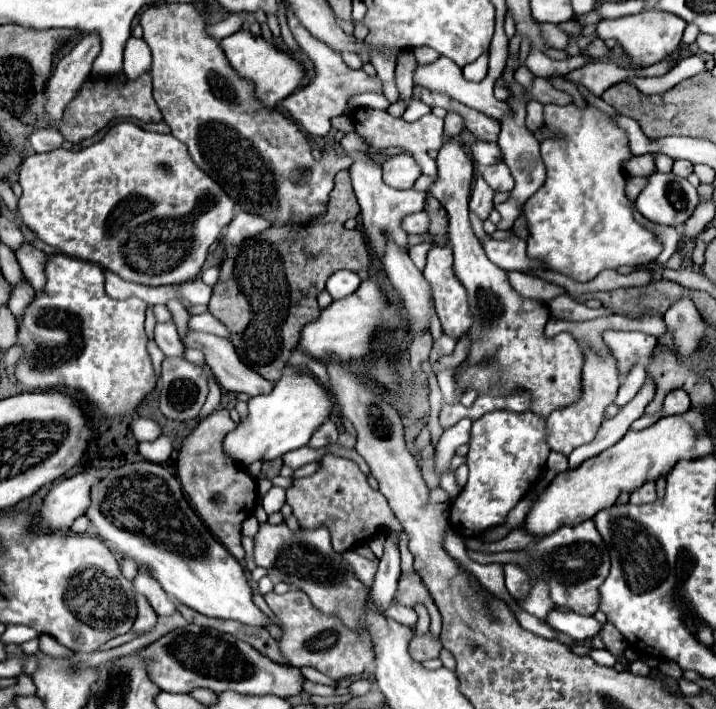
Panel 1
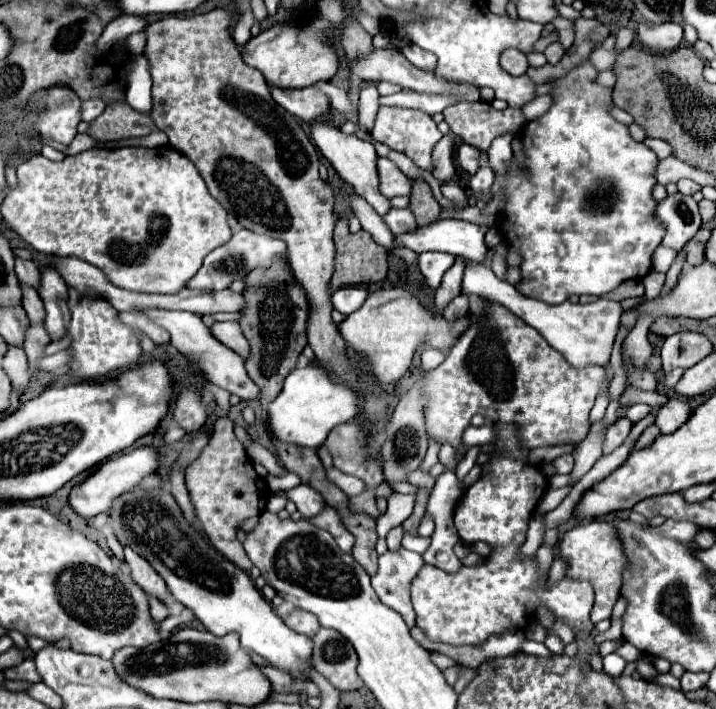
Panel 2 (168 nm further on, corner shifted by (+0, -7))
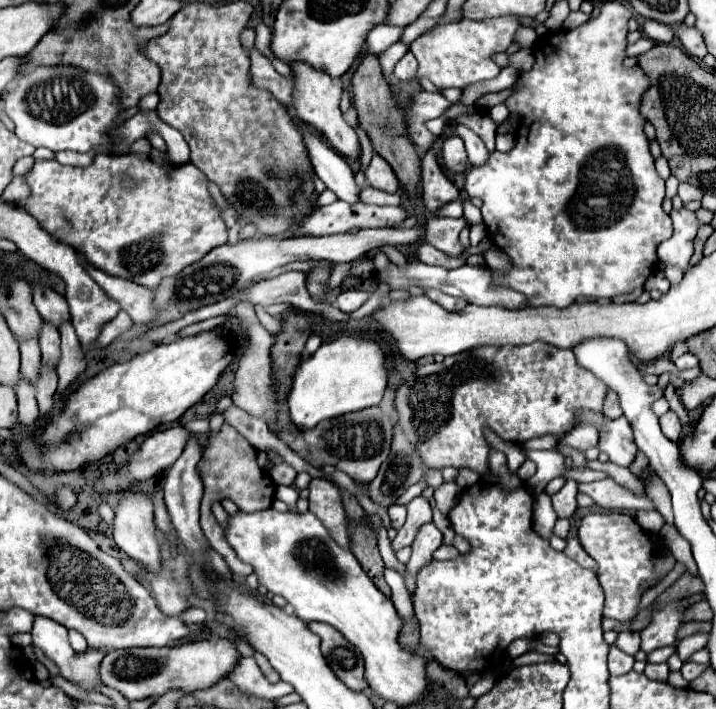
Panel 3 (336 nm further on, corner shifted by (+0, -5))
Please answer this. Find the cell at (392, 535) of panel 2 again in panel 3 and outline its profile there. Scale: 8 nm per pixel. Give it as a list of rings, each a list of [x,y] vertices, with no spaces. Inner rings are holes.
[[[392,505],[388,509],[388,515],[390,515],[390,523],[394,529],[400,529],[406,521],[406,507],[404,505]]]

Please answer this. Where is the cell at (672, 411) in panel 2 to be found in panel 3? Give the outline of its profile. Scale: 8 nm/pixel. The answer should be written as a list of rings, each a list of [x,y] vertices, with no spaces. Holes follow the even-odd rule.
[[[668,411],[666,415],[660,417],[660,427],[662,427],[662,433],[670,439],[670,441],[678,441],[680,439],[680,433],[682,433],[682,423],[678,419],[678,415],[674,411]]]

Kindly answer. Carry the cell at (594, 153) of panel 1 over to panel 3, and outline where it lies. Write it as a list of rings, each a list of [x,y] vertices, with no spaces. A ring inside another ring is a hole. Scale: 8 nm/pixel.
[[[606,3],[596,19],[586,21],[584,25],[580,25],[576,29],[570,29],[570,31],[558,31],[558,35],[554,35],[554,33],[542,35],[534,43],[536,47],[532,47],[532,53],[536,57],[534,67],[528,73],[520,75],[518,89],[506,99],[506,105],[508,105],[510,113],[520,115],[518,125],[528,125],[528,127],[518,127],[516,129],[516,147],[512,151],[508,151],[508,153],[494,151],[484,167],[470,167],[468,169],[466,185],[464,185],[466,193],[470,195],[470,199],[472,197],[482,199],[482,219],[488,227],[488,237],[514,263],[514,267],[508,275],[504,275],[504,277],[500,277],[500,273],[494,273],[494,275],[496,275],[498,283],[504,283],[506,287],[524,293],[530,307],[550,305],[550,307],[564,309],[564,307],[572,305],[576,301],[576,297],[610,299],[614,295],[630,293],[638,287],[644,287],[648,275],[654,271],[654,267],[658,263],[658,257],[656,257],[658,243],[662,243],[664,239],[668,239],[672,235],[672,219],[662,209],[664,179],[654,169],[654,157],[648,149],[648,139],[642,131],[644,117],[640,115],[638,105],[636,105],[636,99],[642,99],[642,93],[648,89],[650,79],[646,77],[646,73],[638,65],[634,65],[630,69],[626,69],[622,65],[624,49],[626,49],[626,43],[628,43],[626,41],[626,33],[628,33],[626,25],[628,25],[630,17],[632,17],[632,13],[624,5]]]

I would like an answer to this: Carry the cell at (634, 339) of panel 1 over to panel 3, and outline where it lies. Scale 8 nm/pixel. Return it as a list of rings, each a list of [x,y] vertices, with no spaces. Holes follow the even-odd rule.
[[[568,479],[564,487],[552,495],[552,505],[558,517],[570,517],[576,511],[576,495],[578,495],[578,483],[574,479]]]

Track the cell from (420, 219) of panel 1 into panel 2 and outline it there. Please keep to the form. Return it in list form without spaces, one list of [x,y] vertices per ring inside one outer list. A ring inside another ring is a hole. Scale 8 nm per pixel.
[[[390,209],[384,217],[384,223],[390,227],[390,231],[394,235],[400,235],[400,233],[408,233],[410,229],[416,229],[416,221],[414,221],[414,215],[410,213],[410,209]]]

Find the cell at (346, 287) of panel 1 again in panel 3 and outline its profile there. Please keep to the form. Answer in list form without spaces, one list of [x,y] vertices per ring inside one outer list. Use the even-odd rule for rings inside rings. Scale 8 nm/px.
[[[344,291],[336,297],[336,307],[344,313],[352,313],[356,311],[364,301],[368,299],[368,293],[366,291]]]

